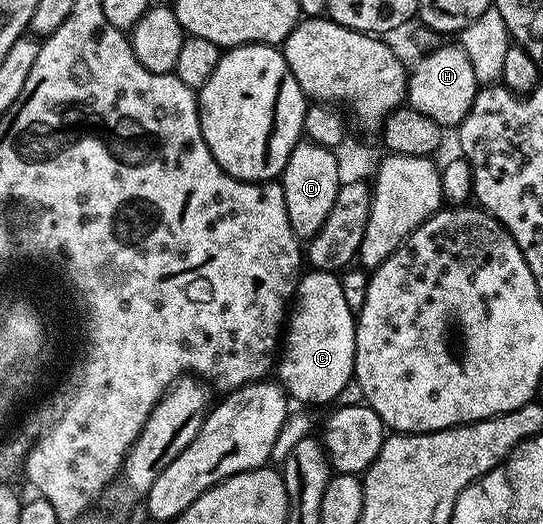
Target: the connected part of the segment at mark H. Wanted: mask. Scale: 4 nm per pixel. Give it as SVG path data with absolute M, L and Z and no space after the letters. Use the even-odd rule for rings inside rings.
M457 42L443 44L426 51L425 57L411 68L407 76L407 104L419 110L419 114L427 114L427 118L439 122L441 128L453 130L460 126L463 118L467 118L479 85L475 66L471 66L471 58L467 58L467 50L463 50Z

